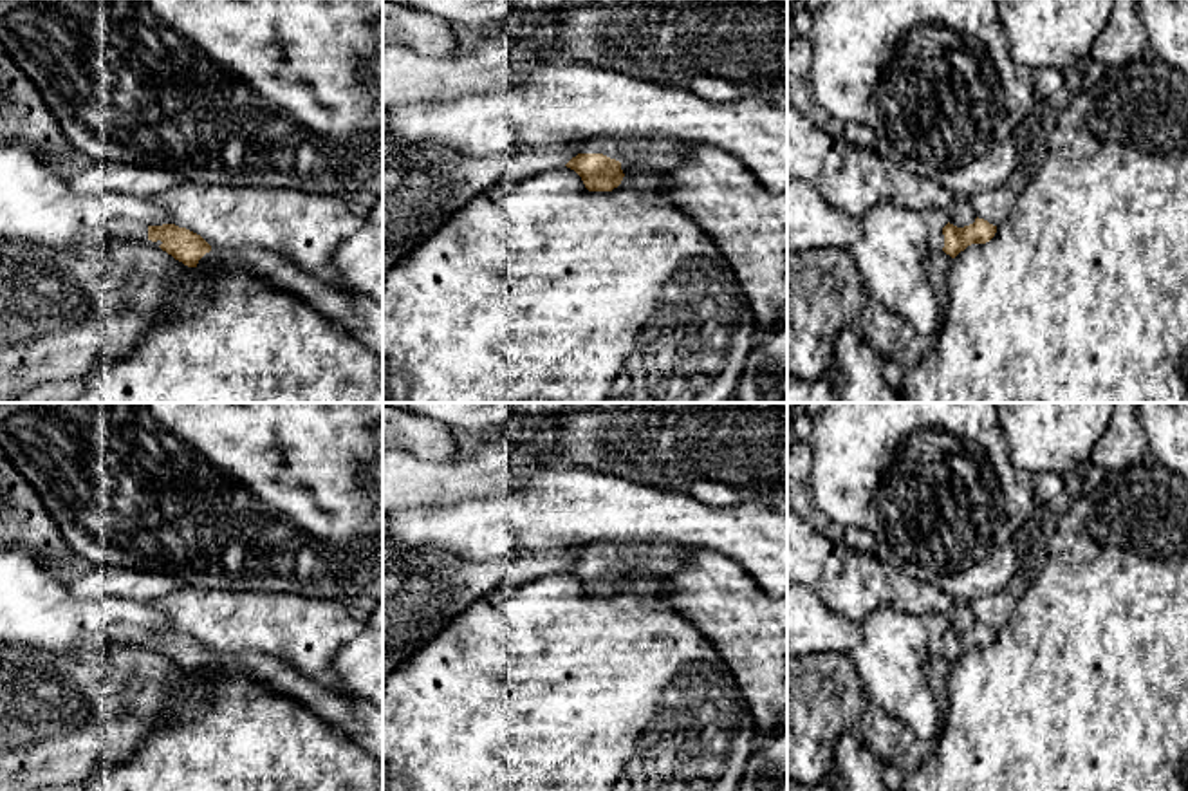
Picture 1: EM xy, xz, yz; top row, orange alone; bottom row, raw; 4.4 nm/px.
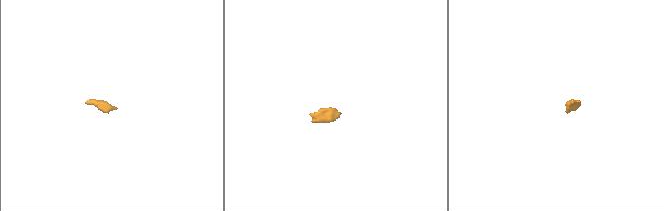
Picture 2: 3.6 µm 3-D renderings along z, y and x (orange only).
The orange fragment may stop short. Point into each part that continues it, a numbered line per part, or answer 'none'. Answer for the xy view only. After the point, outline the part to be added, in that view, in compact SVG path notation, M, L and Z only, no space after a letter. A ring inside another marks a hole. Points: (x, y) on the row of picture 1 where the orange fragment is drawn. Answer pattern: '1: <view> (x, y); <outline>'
1: xy (363, 318); M258 246L233 251L211 249L199 260L197 267L247 271L305 300L323 316L347 327L365 347L383 356L383 303L370 296L350 300L276 251Z

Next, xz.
1: xz (663, 154); M599 137L574 143L578 154L603 154L663 173L677 168L690 146L693 144L670 137Z

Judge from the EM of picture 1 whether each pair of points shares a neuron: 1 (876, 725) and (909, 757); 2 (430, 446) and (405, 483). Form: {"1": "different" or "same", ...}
{"1": "same", "2": "different"}

